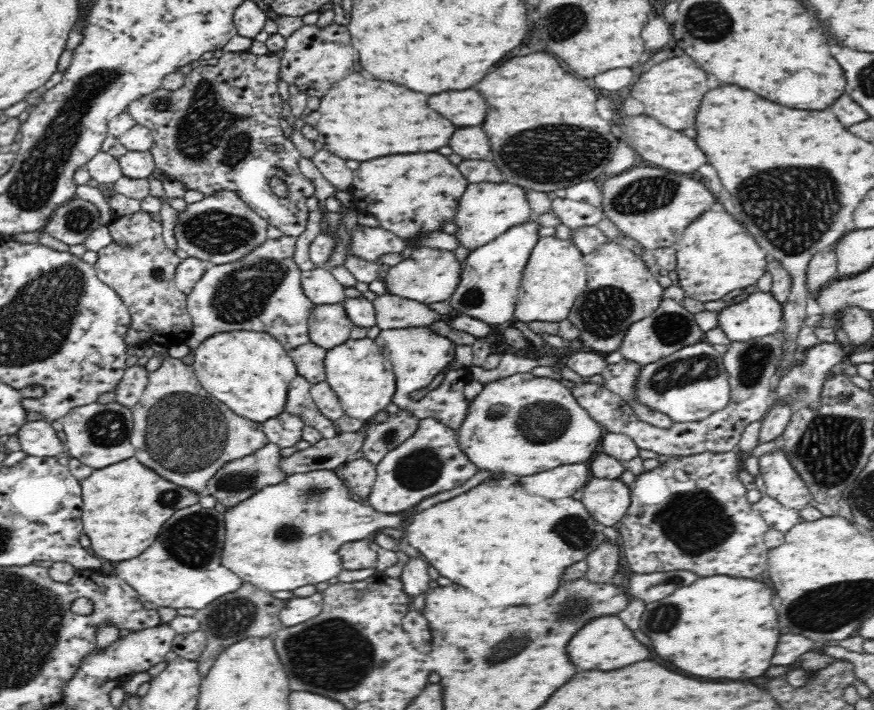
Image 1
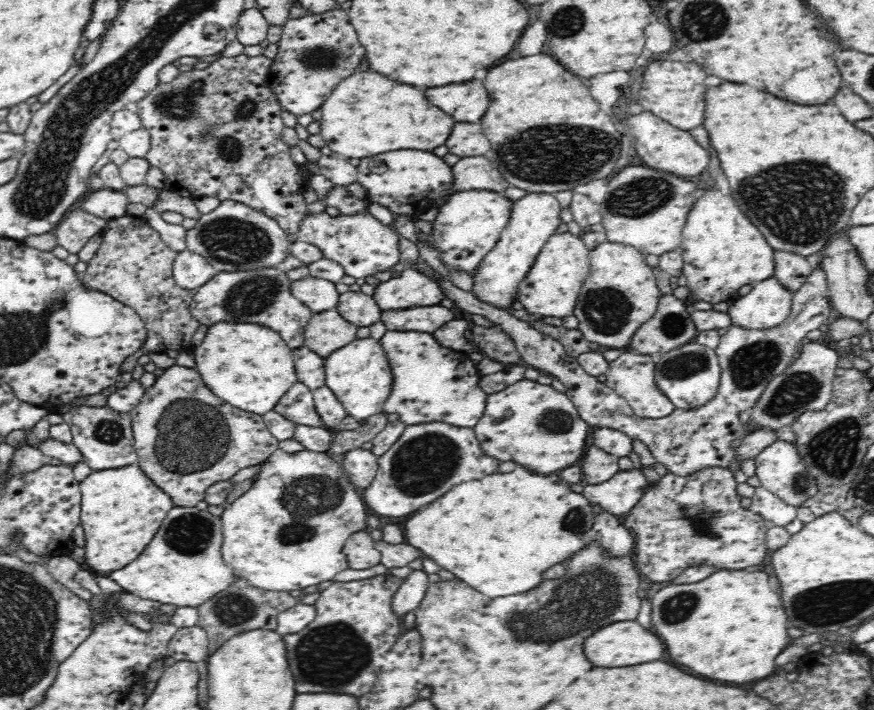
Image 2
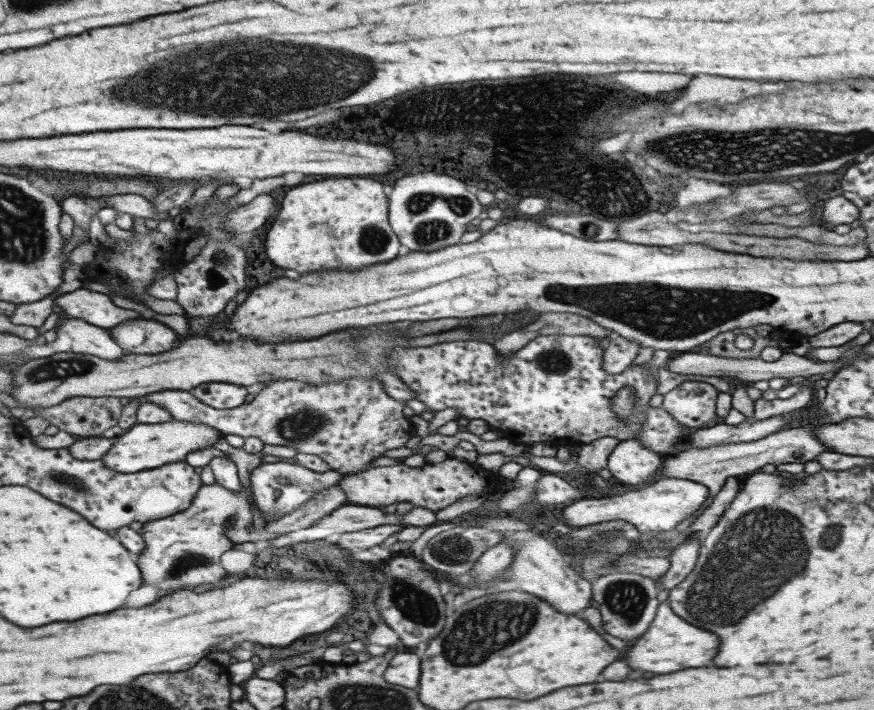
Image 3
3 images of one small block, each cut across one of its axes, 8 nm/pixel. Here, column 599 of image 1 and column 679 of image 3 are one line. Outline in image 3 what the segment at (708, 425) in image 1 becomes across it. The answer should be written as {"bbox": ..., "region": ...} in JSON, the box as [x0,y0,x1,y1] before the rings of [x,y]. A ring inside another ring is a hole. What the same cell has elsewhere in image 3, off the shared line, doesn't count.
{"bbox":[662,382,718,429],"region":[[[682,382],[664,395],[662,408],[680,425],[700,429],[717,417],[718,394],[708,382]]]}

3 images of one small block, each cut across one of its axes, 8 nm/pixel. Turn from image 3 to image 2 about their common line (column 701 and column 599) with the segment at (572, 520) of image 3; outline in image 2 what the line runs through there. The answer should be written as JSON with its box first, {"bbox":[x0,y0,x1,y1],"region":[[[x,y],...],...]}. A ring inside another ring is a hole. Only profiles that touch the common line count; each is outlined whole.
{"bbox":[583,469,650,518],"region":[[[641,469],[619,470],[610,480],[600,484],[584,484],[583,495],[589,502],[599,510],[607,510],[610,515],[623,518],[629,510],[632,510],[636,503],[643,497],[650,482],[644,477]]]}

